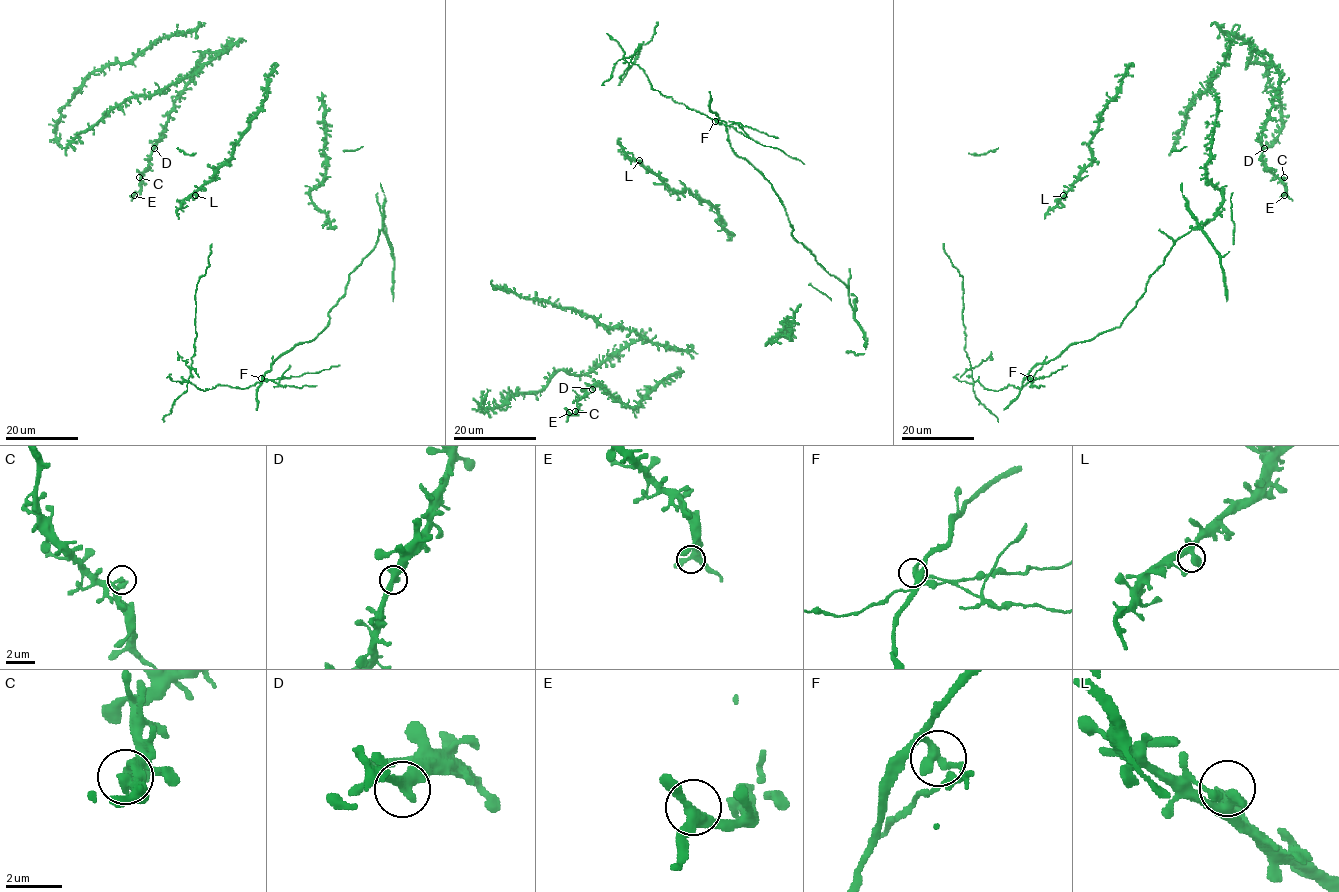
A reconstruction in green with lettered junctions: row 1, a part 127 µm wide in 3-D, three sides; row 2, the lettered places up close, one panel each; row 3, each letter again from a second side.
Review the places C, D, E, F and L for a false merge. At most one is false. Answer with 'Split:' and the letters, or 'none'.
Split: F

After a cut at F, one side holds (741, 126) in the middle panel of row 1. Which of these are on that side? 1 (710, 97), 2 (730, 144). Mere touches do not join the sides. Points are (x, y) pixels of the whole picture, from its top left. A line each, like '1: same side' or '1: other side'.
1: other side
2: other side

